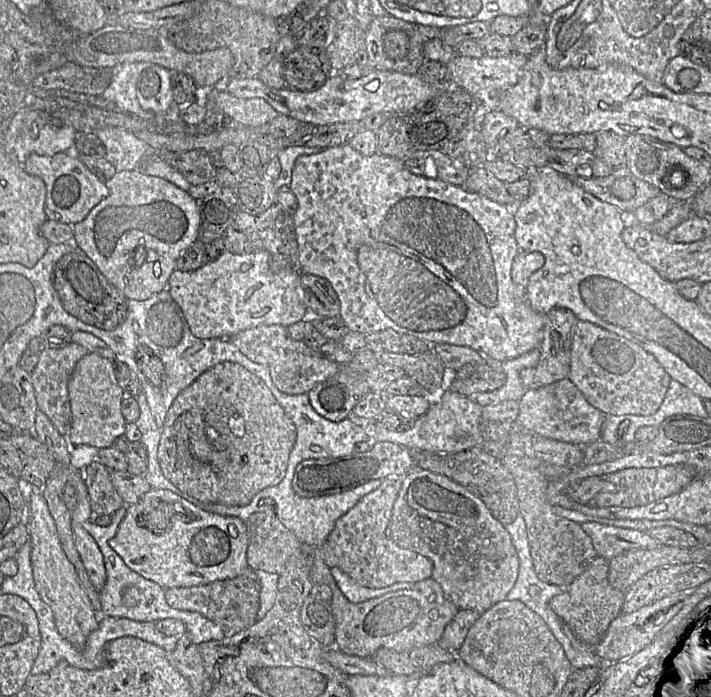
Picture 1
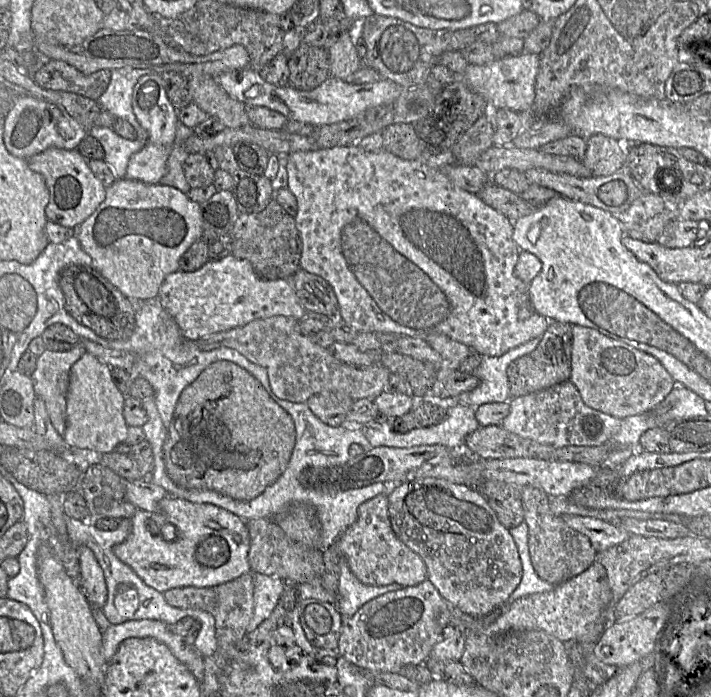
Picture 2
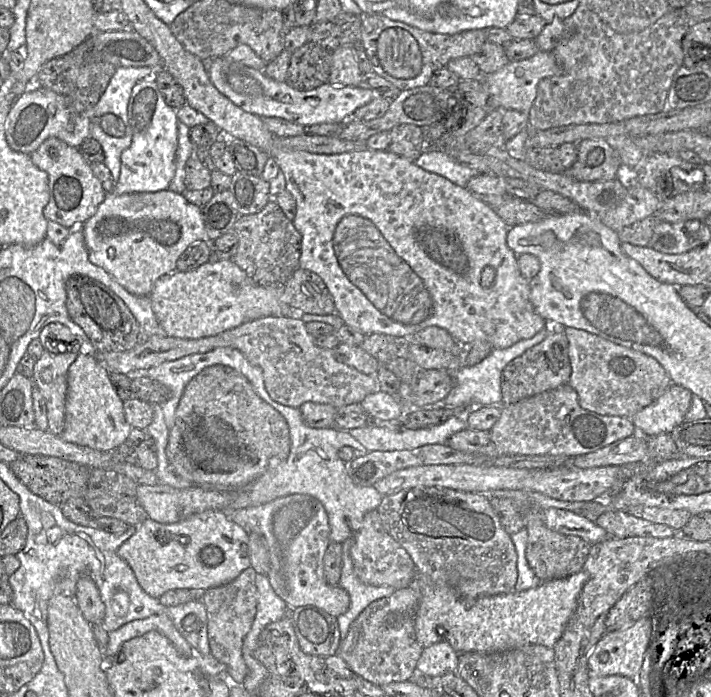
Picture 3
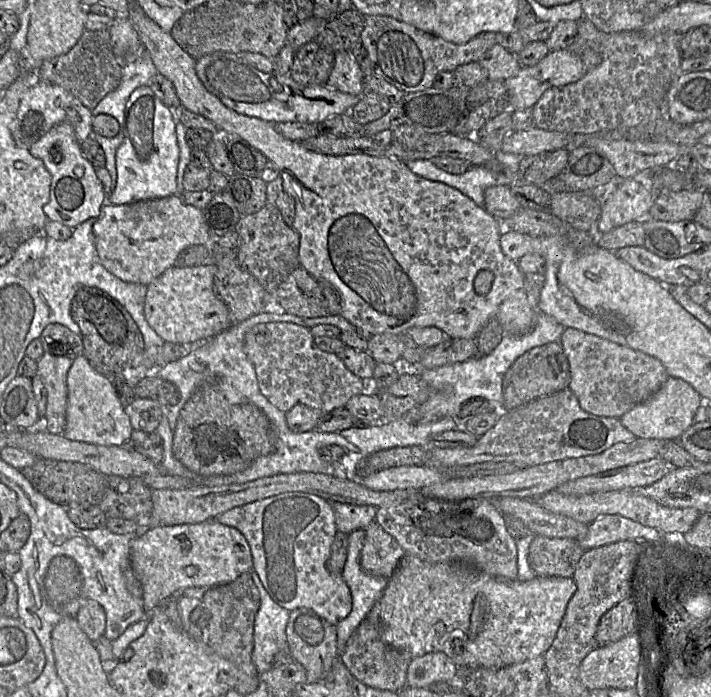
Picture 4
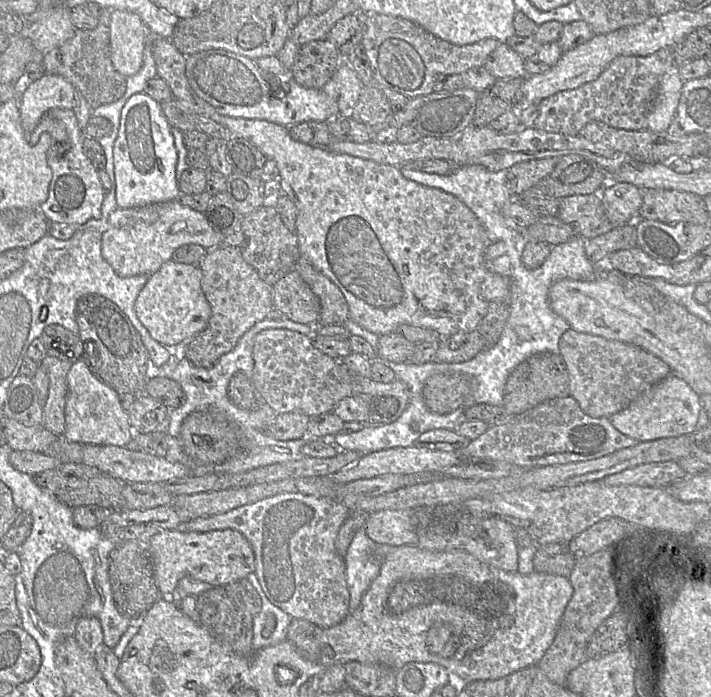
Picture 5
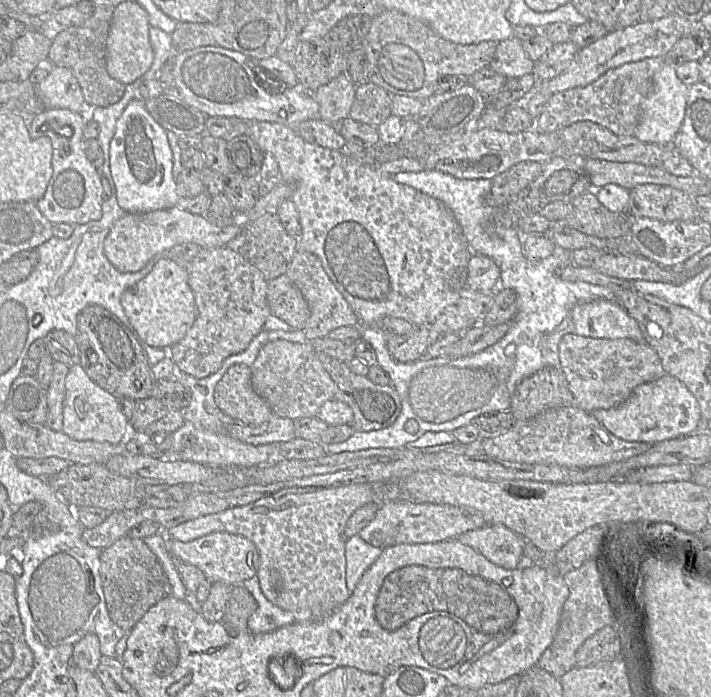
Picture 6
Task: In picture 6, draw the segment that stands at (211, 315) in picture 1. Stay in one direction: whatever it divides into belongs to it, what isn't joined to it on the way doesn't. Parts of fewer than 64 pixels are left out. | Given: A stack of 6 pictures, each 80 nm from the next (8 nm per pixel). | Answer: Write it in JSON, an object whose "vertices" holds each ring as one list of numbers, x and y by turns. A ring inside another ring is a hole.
{"vertices":[[165,256,156,259,149,274,128,288,120,302,129,320,129,328,138,340,159,349,169,349,183,339,197,316,185,265,179,265]]}

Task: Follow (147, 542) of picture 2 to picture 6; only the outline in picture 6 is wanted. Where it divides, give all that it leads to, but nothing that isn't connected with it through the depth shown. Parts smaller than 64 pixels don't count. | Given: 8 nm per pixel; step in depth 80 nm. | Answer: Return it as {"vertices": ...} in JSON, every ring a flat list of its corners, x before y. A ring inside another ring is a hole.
{"vertices":[[213,532,190,542,167,539,167,543,174,560,197,567,212,583,242,584,245,580,257,575,259,552,256,546,245,537,227,532]]}

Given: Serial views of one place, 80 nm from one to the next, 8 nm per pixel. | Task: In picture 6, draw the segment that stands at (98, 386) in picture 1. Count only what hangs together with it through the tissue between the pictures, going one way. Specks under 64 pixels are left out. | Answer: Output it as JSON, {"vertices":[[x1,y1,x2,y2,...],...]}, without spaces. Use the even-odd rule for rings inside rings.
{"vertices":[[73,365,65,379,62,432,78,441,121,444,131,426,121,409,121,400,96,384,80,365]]}

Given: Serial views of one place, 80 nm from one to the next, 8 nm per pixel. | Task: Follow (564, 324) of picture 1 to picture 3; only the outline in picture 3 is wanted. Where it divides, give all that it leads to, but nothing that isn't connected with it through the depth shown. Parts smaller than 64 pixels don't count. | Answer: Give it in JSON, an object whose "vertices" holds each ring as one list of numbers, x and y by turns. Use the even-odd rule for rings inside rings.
{"vertices":[[554,325,552,329,542,342,526,350,504,368,501,376,502,407,568,384,571,376,568,339,563,329]]}

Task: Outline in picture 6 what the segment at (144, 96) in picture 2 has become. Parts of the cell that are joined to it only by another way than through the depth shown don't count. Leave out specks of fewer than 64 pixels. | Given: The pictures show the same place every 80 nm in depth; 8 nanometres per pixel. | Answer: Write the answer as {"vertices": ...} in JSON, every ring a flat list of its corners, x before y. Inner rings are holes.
{"vertices":[[140,98,130,101,118,119,109,155,117,202,125,213,147,213,176,206,179,196,172,173,173,154,167,133,151,117]]}

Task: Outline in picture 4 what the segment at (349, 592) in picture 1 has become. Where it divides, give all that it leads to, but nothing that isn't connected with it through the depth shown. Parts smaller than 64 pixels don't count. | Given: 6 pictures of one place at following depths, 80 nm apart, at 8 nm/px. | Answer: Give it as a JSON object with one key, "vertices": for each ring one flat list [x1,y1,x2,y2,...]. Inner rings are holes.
{"vertices":[[365,529,355,530,348,536,347,557,342,577,351,592,352,609,348,616,336,625,339,656,352,633,382,596,388,583,386,578,372,576,362,569,360,561,364,539]]}

